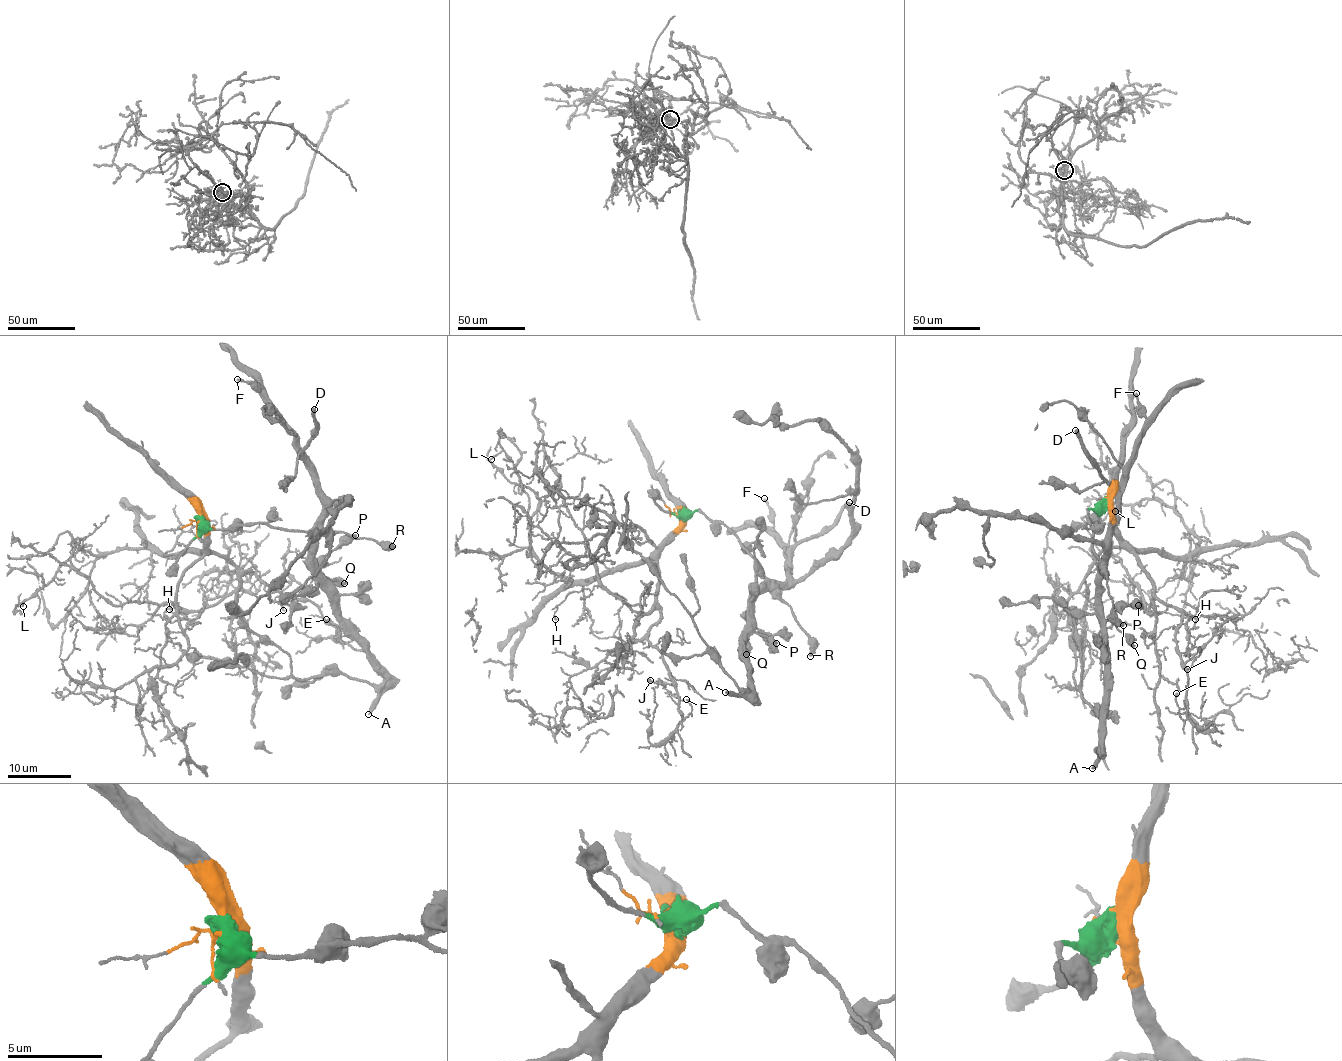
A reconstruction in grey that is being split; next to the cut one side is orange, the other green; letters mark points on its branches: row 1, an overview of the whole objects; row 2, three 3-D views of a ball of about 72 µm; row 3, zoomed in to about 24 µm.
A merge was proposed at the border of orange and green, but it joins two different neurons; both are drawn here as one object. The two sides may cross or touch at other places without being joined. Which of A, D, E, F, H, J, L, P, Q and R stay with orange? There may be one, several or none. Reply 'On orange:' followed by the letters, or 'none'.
On orange: E, H, J, L

